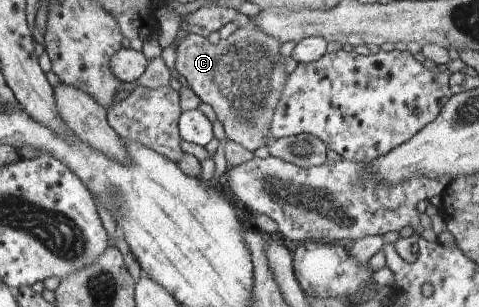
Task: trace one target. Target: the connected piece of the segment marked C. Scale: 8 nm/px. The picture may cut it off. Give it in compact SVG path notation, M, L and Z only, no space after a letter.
M251 20L247 21L246 25L239 27L237 32L231 35L227 40L221 40L220 43L217 44L215 44L215 41L209 41L207 37L203 37L202 35L187 34L185 39L176 47L176 62L174 68L185 77L189 84L188 87L197 94L197 97L215 110L217 119L223 124L226 137L228 137L229 140L233 140L235 143L242 145L250 152L256 149L263 149L263 145L271 145L275 141L271 135L271 122L274 120L275 112L278 112L279 102L282 100L286 81L290 80L292 74L287 73L287 57L283 57L283 41L279 41L273 36L268 36L267 33L259 29L259 26Z

